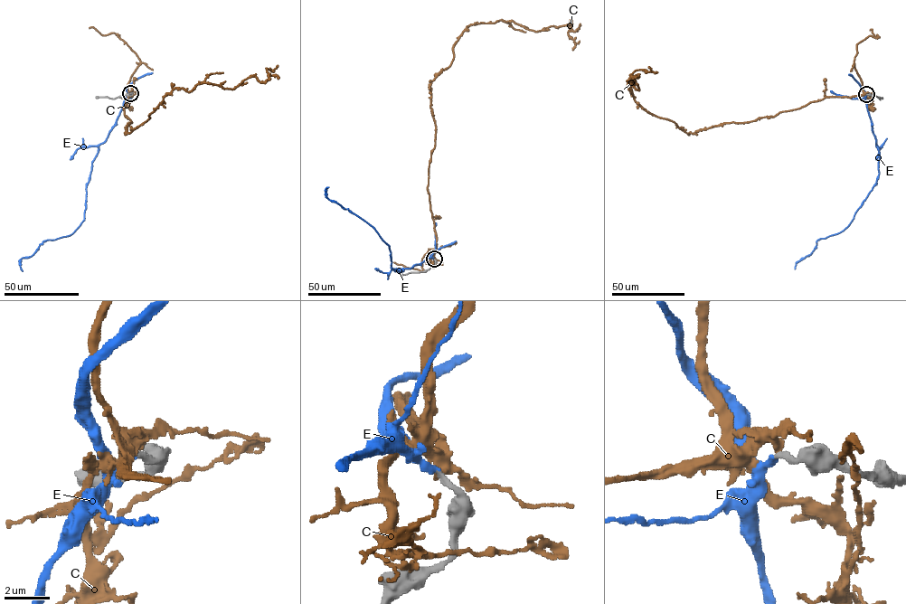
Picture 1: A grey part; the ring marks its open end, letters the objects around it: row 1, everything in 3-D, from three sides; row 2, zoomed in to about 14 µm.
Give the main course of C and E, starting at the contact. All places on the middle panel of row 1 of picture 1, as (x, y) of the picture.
C: (434, 259), (429, 87), (450, 65), (458, 36), (467, 25), (500, 20), (537, 32), (570, 22), (572, 50)
E: (434, 259), (395, 271), (389, 246), (365, 221), (329, 199), (328, 187)

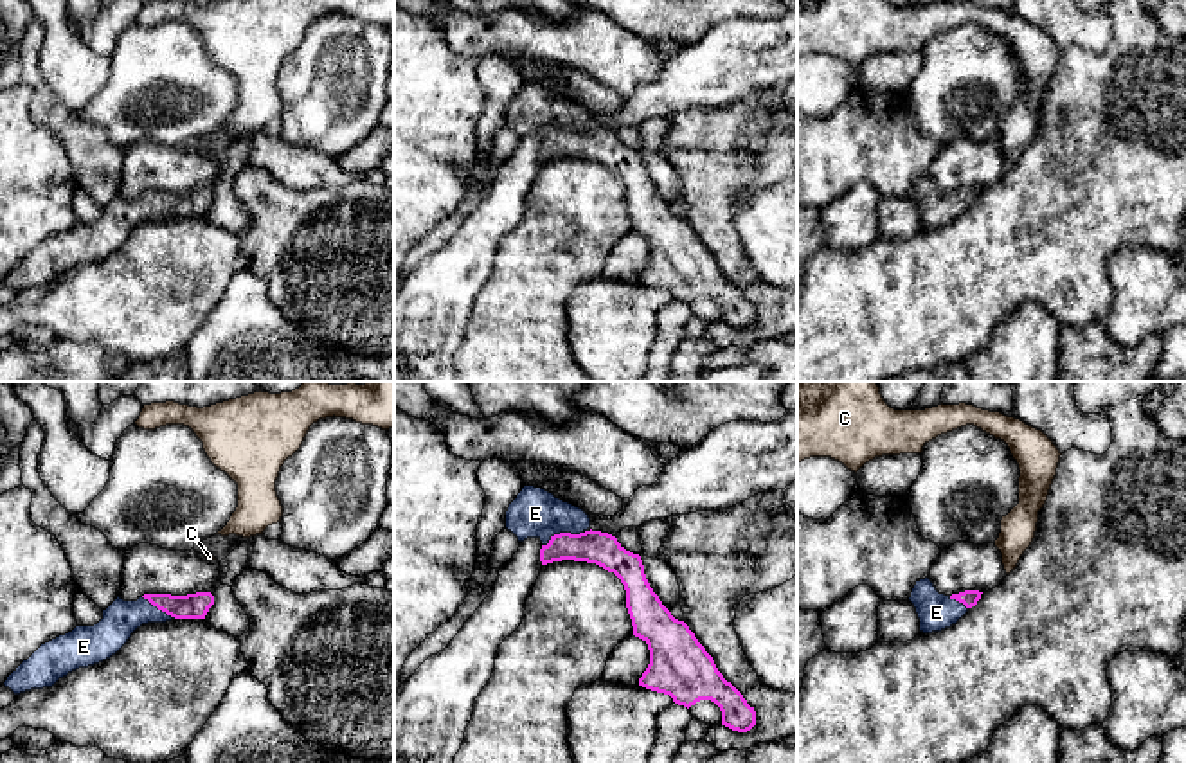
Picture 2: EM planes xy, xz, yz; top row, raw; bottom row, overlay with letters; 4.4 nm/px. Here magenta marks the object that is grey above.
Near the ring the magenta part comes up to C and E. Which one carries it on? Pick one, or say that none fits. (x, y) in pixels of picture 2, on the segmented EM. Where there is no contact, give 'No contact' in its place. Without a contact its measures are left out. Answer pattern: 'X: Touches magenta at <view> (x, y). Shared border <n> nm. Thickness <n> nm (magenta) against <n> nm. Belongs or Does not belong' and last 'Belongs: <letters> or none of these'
C: No contact. Does not belong
E: Touches magenta at xz (562, 533). Shared border 200 nm. Thickness 150 nm (magenta) against 220 nm. Belongs
Belongs: E

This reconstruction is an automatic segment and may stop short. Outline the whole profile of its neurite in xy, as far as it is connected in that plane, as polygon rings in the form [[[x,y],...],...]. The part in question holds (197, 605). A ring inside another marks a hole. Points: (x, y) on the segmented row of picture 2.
[[[196,592],[187,596],[144,594],[137,601],[117,599],[103,610],[103,619],[94,626],[76,626],[72,632],[41,644],[27,660],[23,660],[4,682],[14,695],[52,687],[68,673],[99,664],[115,655],[131,637],[131,633],[148,623],[166,623],[171,619],[205,619],[214,605],[211,592]]]

